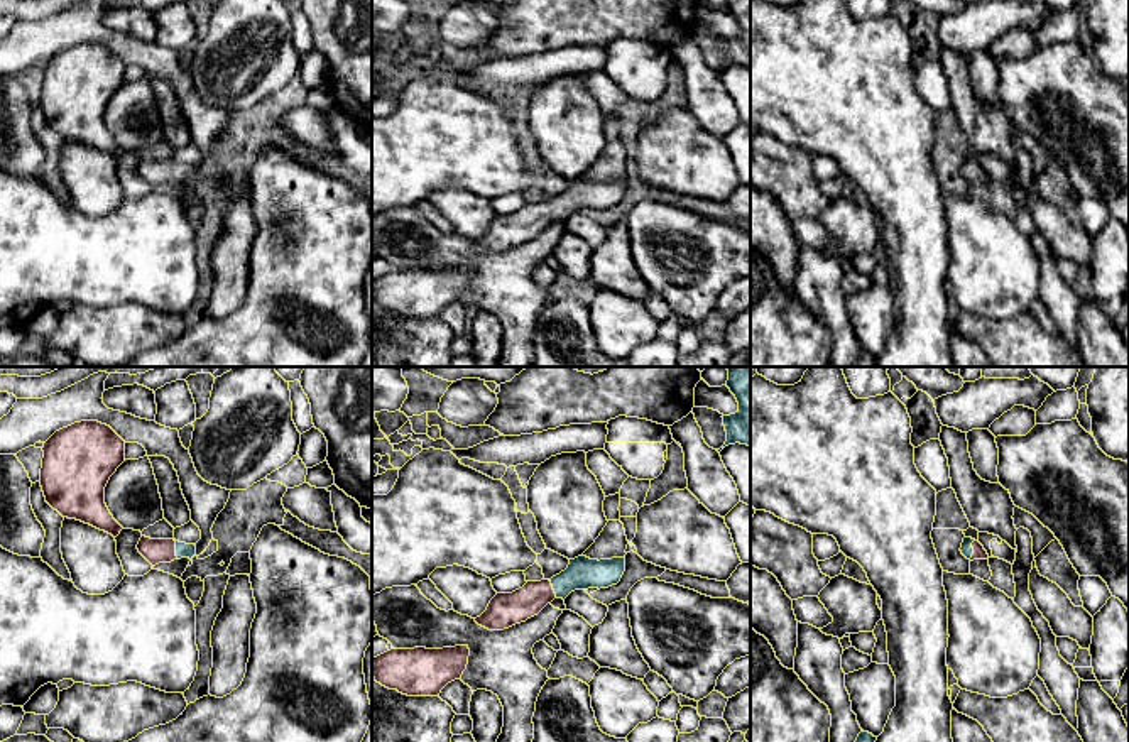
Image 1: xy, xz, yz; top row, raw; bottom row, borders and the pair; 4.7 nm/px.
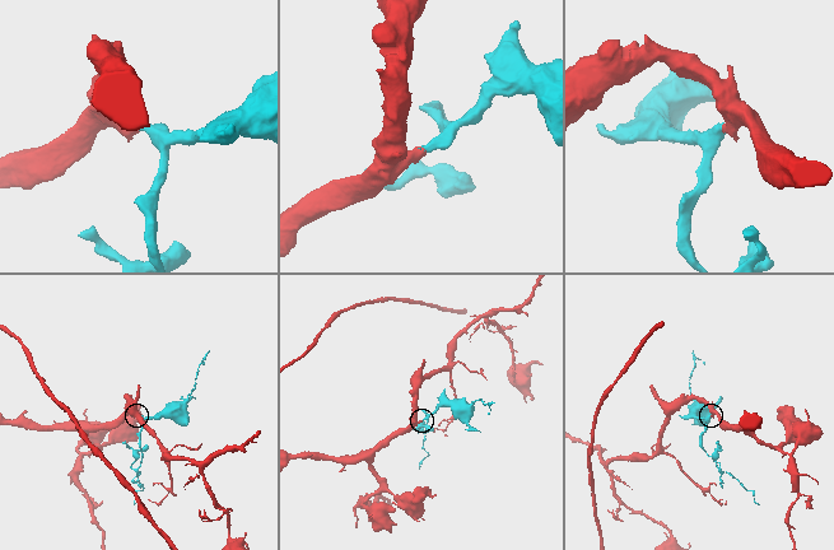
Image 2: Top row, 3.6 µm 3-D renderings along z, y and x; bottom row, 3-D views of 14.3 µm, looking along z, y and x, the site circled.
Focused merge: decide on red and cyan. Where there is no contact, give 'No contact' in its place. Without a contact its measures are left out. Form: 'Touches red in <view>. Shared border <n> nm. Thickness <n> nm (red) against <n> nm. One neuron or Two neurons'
Touches red in xy. Shared border 100 nm. Thickness 120 nm (red) against 70 nm. One neuron

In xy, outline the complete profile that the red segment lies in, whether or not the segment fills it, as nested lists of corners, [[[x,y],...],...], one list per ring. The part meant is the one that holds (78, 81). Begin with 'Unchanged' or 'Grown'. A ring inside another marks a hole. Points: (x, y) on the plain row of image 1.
Unchanged. [[[81,42],[56,52],[42,73],[46,123],[63,139],[117,159],[123,149],[105,125],[105,108],[125,83],[125,63],[106,46]]]

